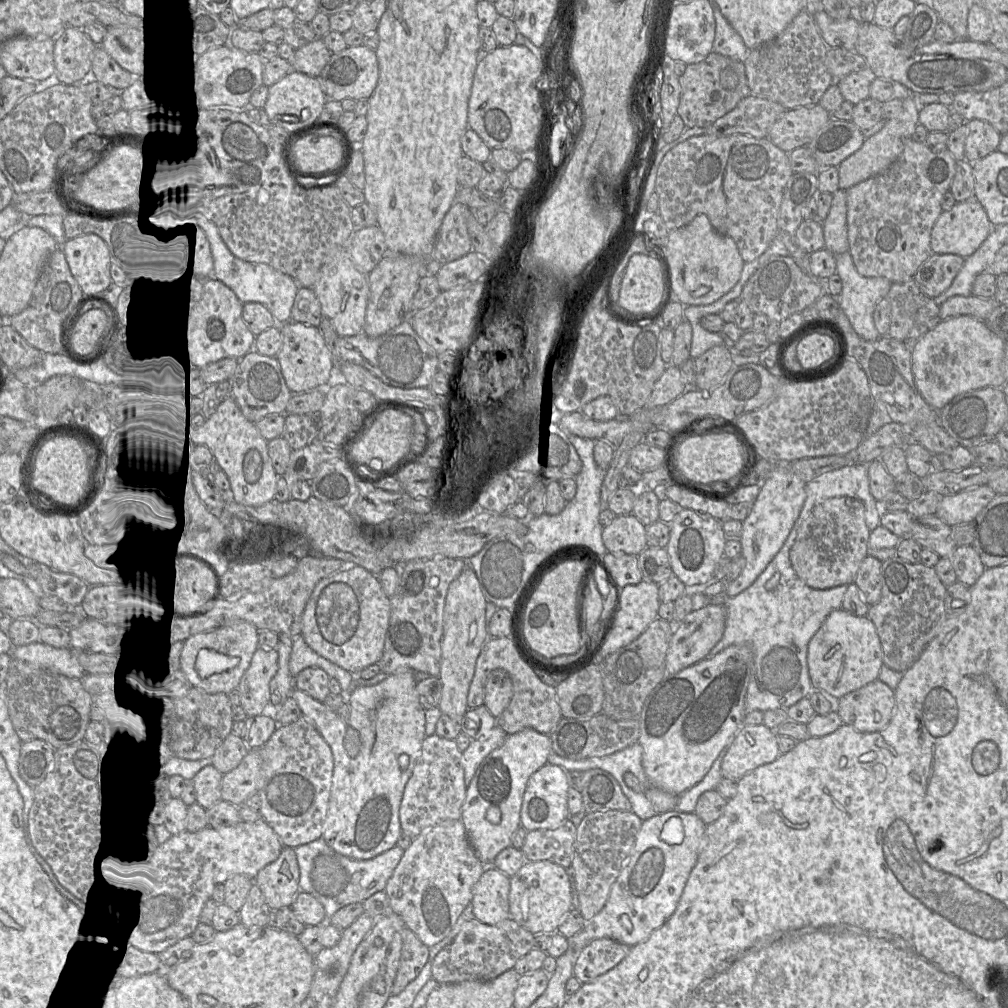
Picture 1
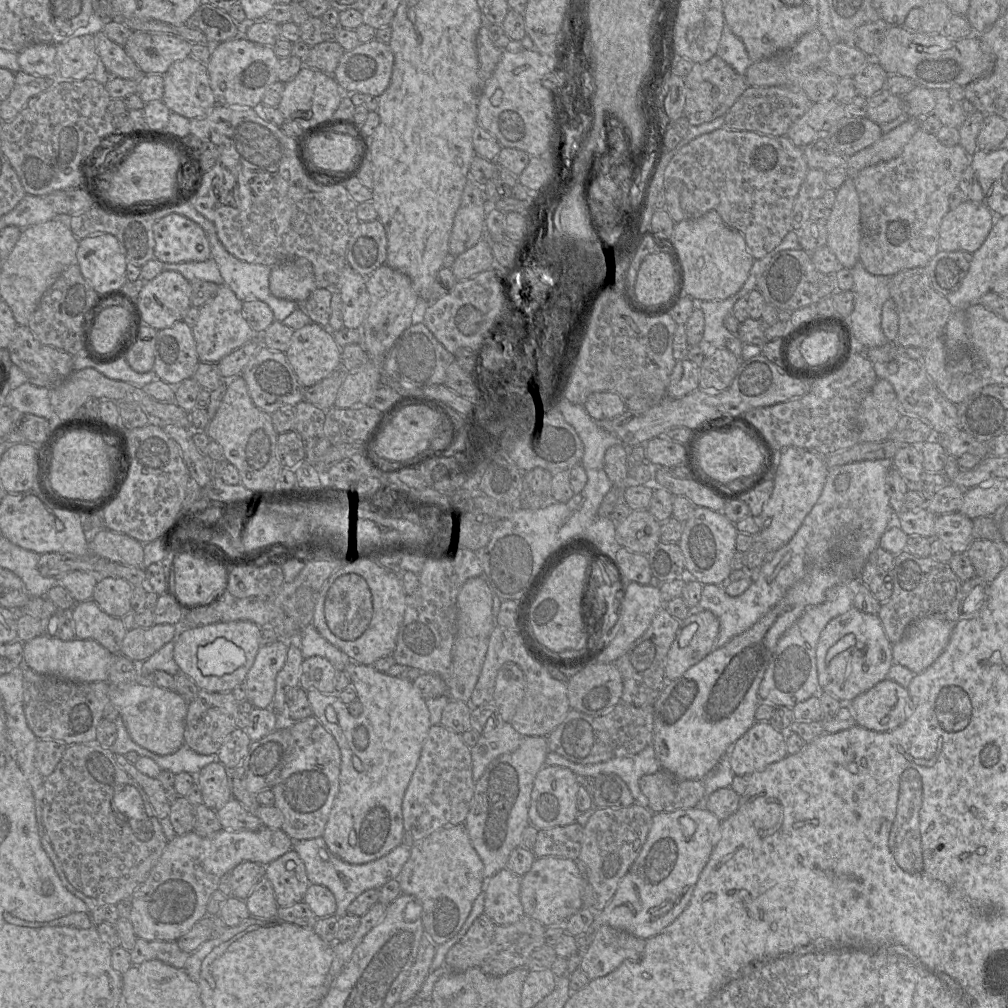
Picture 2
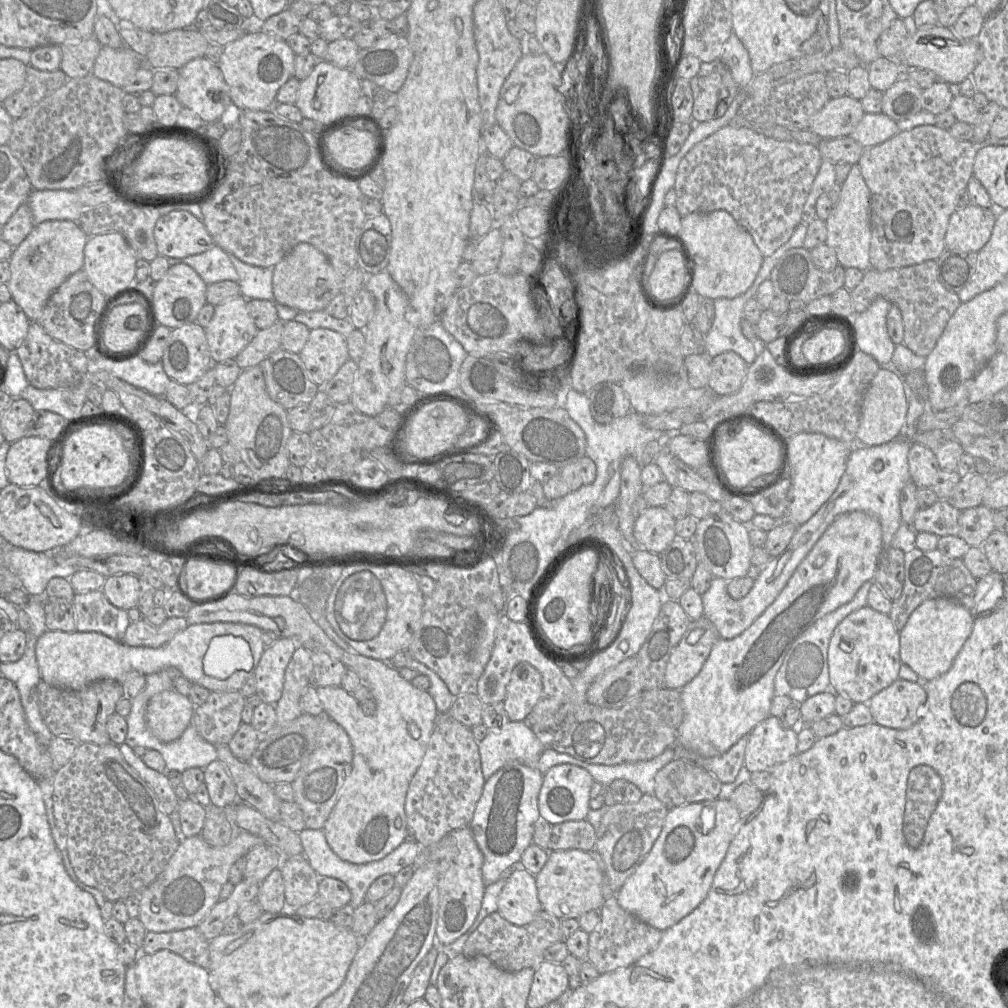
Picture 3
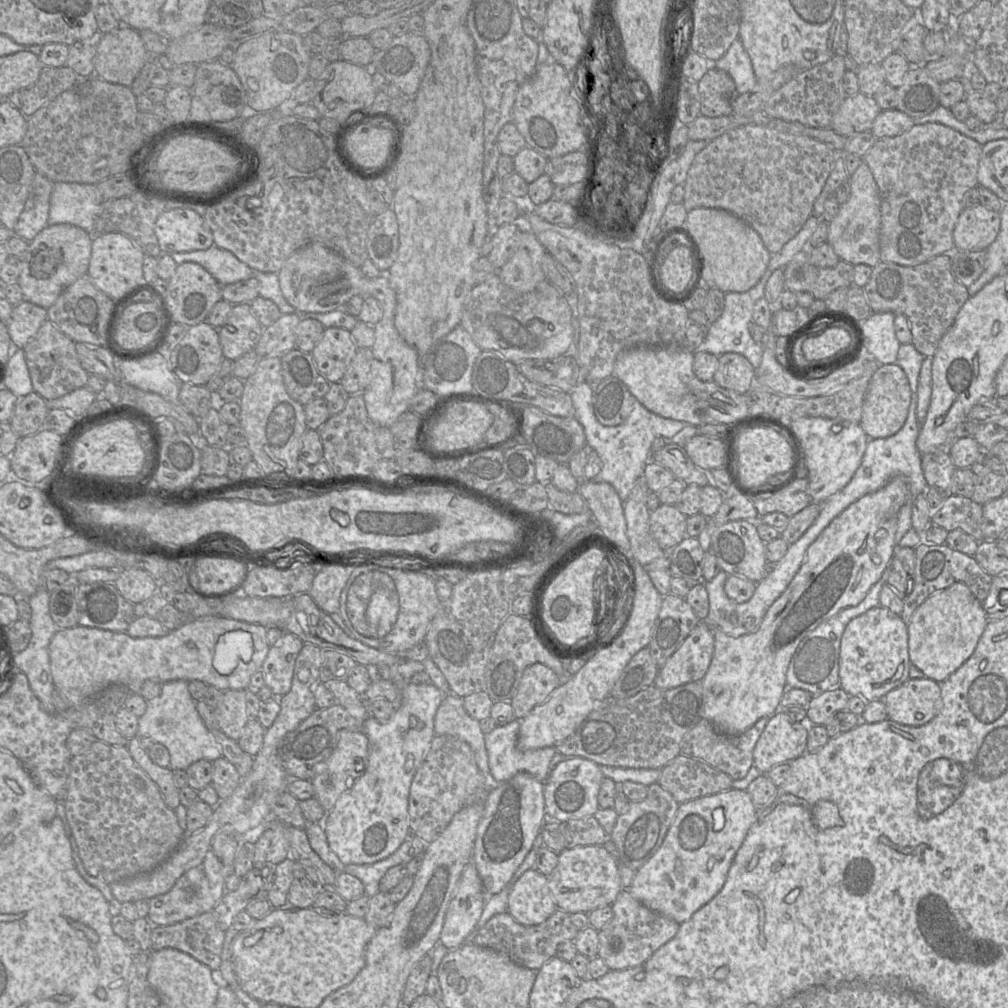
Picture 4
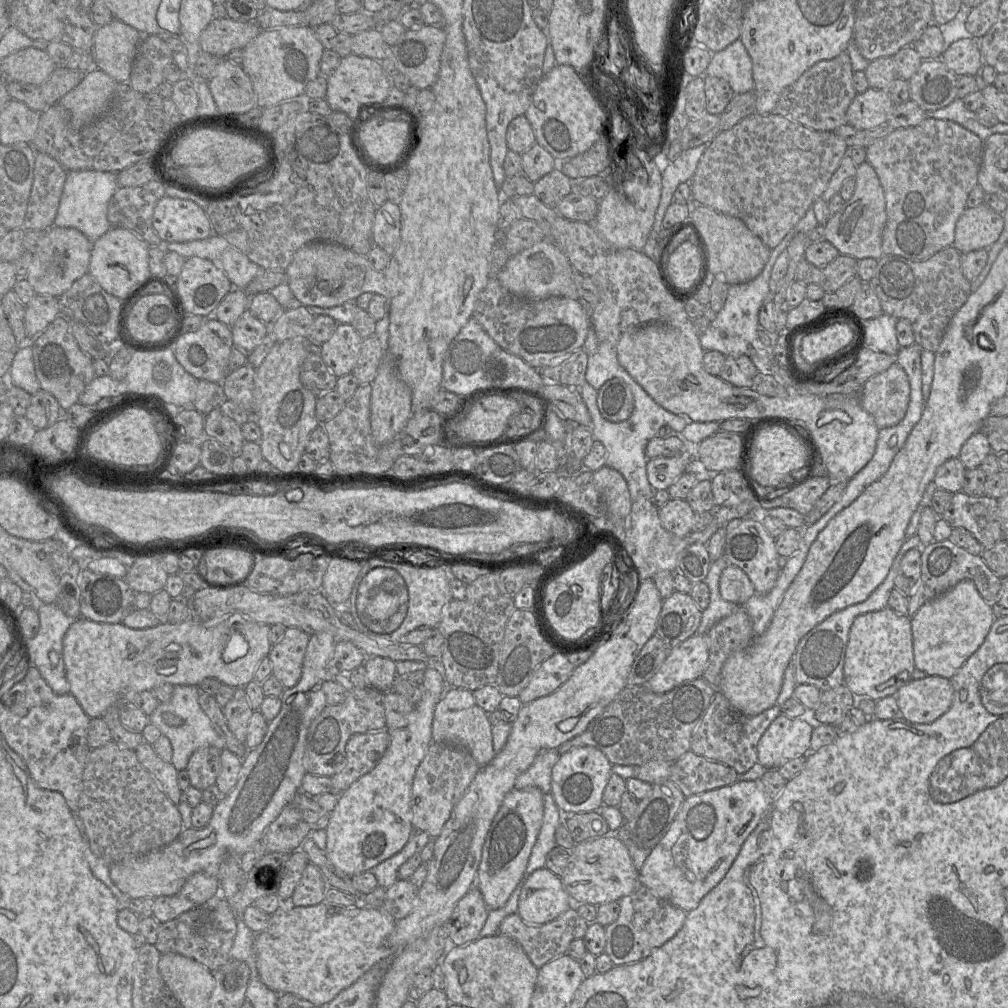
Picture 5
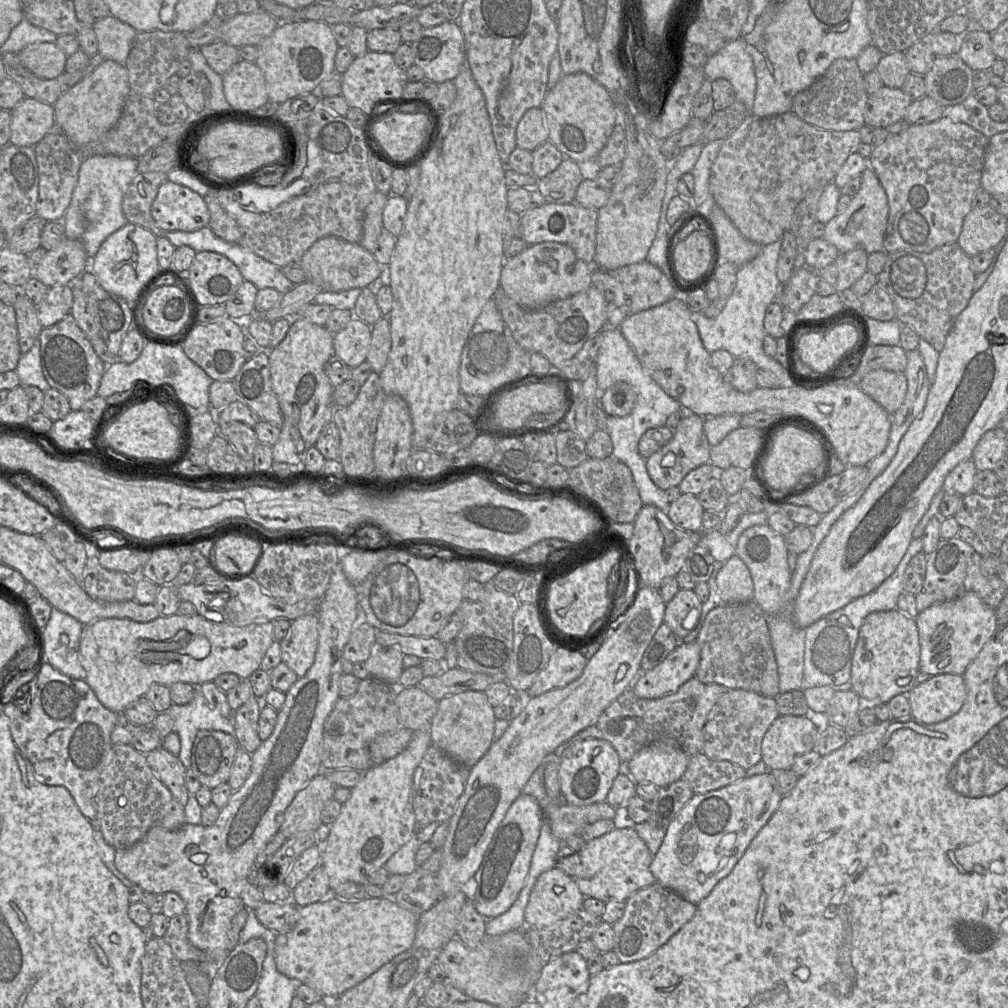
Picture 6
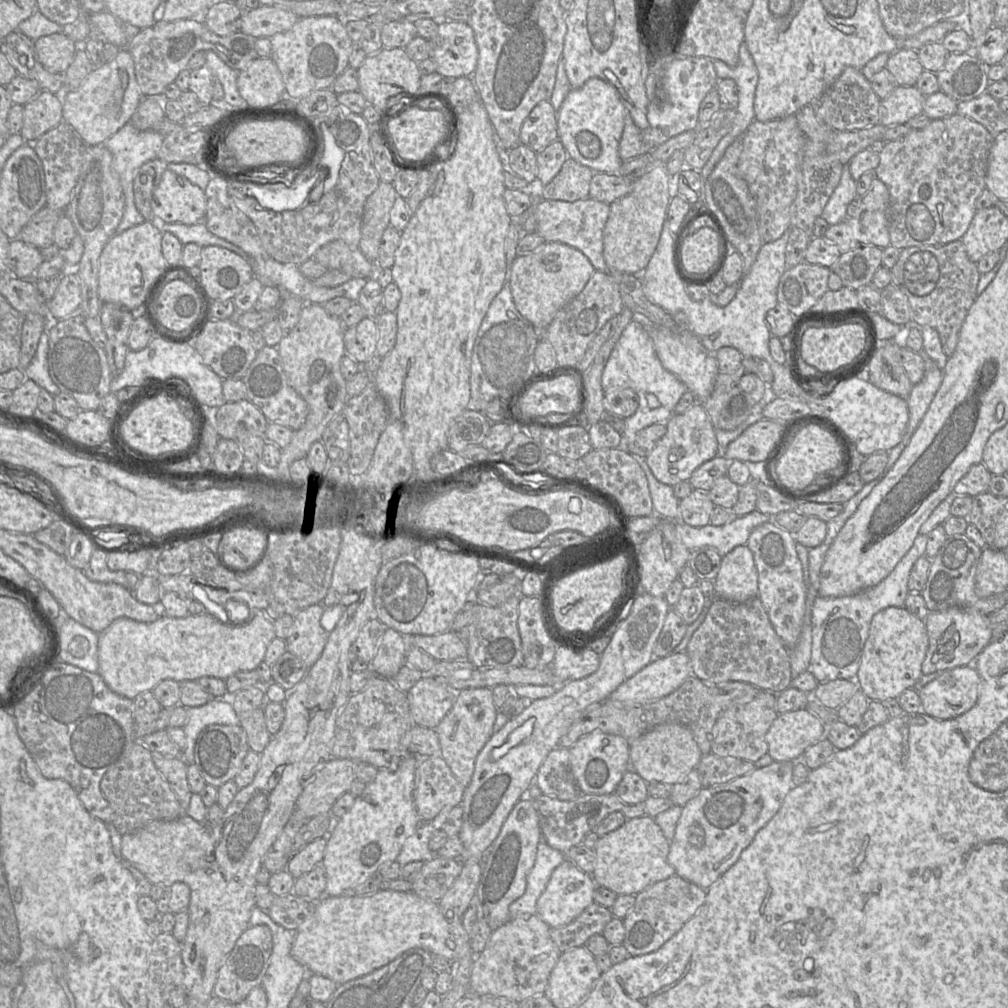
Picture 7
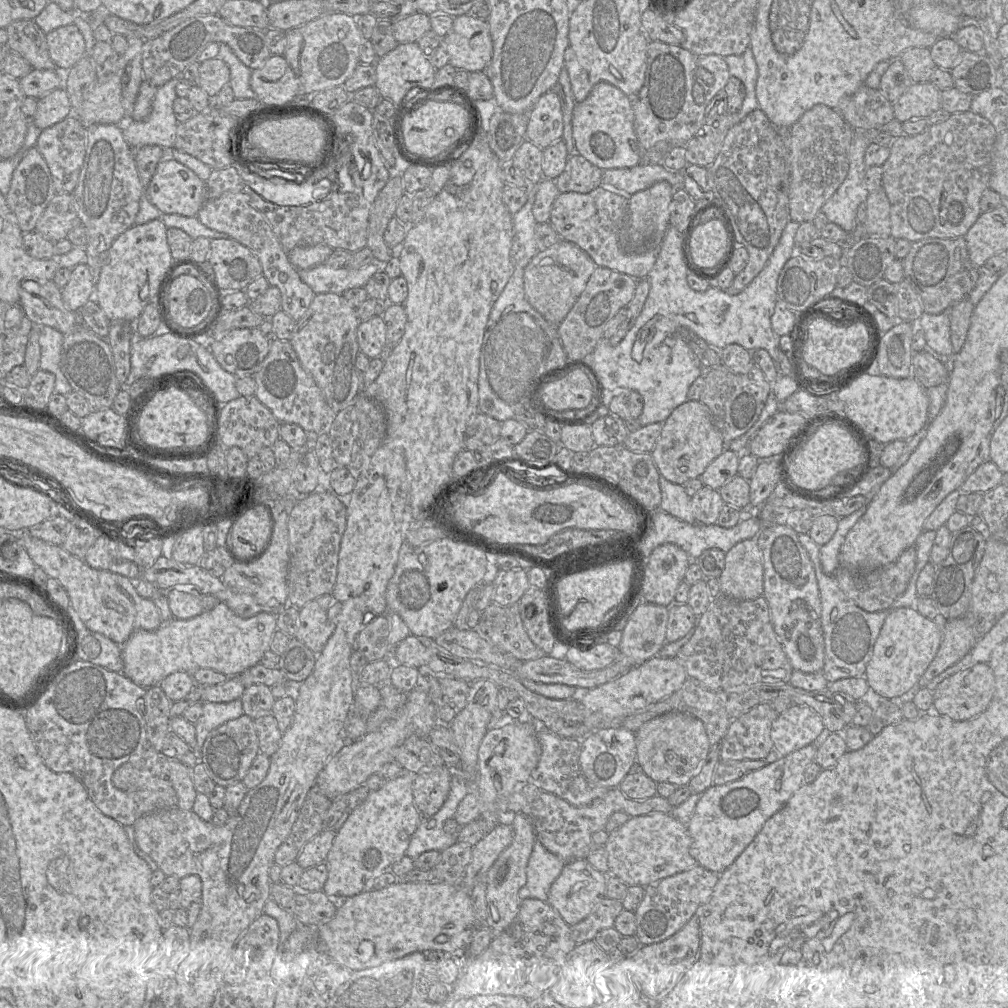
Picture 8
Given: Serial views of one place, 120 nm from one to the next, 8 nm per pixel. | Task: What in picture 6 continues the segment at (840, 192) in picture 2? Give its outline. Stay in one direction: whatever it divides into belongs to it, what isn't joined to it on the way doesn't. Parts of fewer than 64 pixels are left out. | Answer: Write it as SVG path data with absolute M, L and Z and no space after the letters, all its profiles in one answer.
M872 168L861 174L862 182L858 193L843 213L837 215L825 225L823 239L834 245L840 253L863 249L868 254L884 249L884 235L888 222L888 199L884 188Z

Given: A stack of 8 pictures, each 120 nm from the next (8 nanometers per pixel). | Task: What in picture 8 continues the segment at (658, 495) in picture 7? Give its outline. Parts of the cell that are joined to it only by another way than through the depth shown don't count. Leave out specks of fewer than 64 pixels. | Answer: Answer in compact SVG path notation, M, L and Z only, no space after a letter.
M660 474L661 490L660 509L689 524L695 524L692 512L691 497L686 493L683 485L674 484Z

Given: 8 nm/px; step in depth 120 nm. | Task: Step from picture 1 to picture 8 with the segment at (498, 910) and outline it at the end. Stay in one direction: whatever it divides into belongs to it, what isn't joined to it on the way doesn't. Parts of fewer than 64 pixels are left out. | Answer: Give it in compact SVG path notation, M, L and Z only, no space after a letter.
M586 859L566 862L562 872L550 887L547 902L568 925L573 926L585 919L606 898L607 879L606 874L592 867Z

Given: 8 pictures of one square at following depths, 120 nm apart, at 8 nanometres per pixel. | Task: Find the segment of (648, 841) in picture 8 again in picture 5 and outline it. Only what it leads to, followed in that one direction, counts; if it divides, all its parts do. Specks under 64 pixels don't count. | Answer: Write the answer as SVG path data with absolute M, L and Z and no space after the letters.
M604 835L587 839L576 843L570 850L569 864L561 880L575 905L619 901L642 885L627 846L616 837Z

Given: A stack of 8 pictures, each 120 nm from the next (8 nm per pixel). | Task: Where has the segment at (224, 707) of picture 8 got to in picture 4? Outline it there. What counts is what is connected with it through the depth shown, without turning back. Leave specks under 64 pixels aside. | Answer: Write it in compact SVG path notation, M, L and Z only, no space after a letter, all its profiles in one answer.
M174 680L162 683L161 694L147 702L146 712L139 717L136 737L150 737L163 744L170 753L170 769L187 770L196 761L215 761L222 756L221 748L202 720L196 701L188 690L188 681Z

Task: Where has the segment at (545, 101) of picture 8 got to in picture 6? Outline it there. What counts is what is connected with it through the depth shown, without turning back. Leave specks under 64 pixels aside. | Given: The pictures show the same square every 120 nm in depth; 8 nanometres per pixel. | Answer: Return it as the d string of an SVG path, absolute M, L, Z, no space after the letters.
M541 108L528 109L516 128L516 146L533 152L548 139L548 126Z

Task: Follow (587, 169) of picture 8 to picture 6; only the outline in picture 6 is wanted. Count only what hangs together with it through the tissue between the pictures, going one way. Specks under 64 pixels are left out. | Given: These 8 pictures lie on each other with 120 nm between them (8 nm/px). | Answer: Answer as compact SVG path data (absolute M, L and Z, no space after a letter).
M564 158L553 172L538 180L538 191L547 203L569 204L574 202L577 188L583 180L578 164Z

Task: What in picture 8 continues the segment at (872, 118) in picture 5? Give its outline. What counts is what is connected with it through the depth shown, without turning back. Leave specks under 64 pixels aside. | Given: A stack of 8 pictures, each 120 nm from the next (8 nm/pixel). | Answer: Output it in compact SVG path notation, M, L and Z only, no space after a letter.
M930 82L913 83L893 102L895 119L903 123L929 117L941 109L941 92Z

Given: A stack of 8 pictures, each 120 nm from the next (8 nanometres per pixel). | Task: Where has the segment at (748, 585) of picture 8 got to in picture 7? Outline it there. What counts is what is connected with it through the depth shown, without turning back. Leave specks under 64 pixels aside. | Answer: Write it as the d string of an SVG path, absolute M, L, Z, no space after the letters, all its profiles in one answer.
M747 545L735 547L722 557L714 580L715 595L732 602L758 597L758 571Z

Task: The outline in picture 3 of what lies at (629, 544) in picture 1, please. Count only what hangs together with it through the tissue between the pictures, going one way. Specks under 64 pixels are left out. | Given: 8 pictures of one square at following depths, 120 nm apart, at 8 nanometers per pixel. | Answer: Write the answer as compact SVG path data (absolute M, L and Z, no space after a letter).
M648 507L635 521L634 536L643 549L659 554L677 538L675 524L665 507Z

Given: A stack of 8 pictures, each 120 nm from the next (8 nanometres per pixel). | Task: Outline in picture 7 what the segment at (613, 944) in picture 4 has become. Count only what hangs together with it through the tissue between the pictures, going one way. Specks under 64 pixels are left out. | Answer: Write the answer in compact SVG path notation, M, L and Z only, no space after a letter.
M676 874L642 890L635 895L634 907L623 918L625 937L622 945L631 956L657 950L696 913L705 901L706 891Z

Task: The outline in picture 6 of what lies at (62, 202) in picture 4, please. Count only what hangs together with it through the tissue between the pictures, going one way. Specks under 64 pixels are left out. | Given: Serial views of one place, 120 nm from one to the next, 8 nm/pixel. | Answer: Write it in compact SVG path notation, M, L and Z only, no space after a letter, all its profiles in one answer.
M84 155L80 166L77 184L73 190L71 202L63 217L65 237L82 242L89 264L101 244L115 231L125 226L128 221L122 212L122 198L130 183L138 176L138 158L113 155Z

